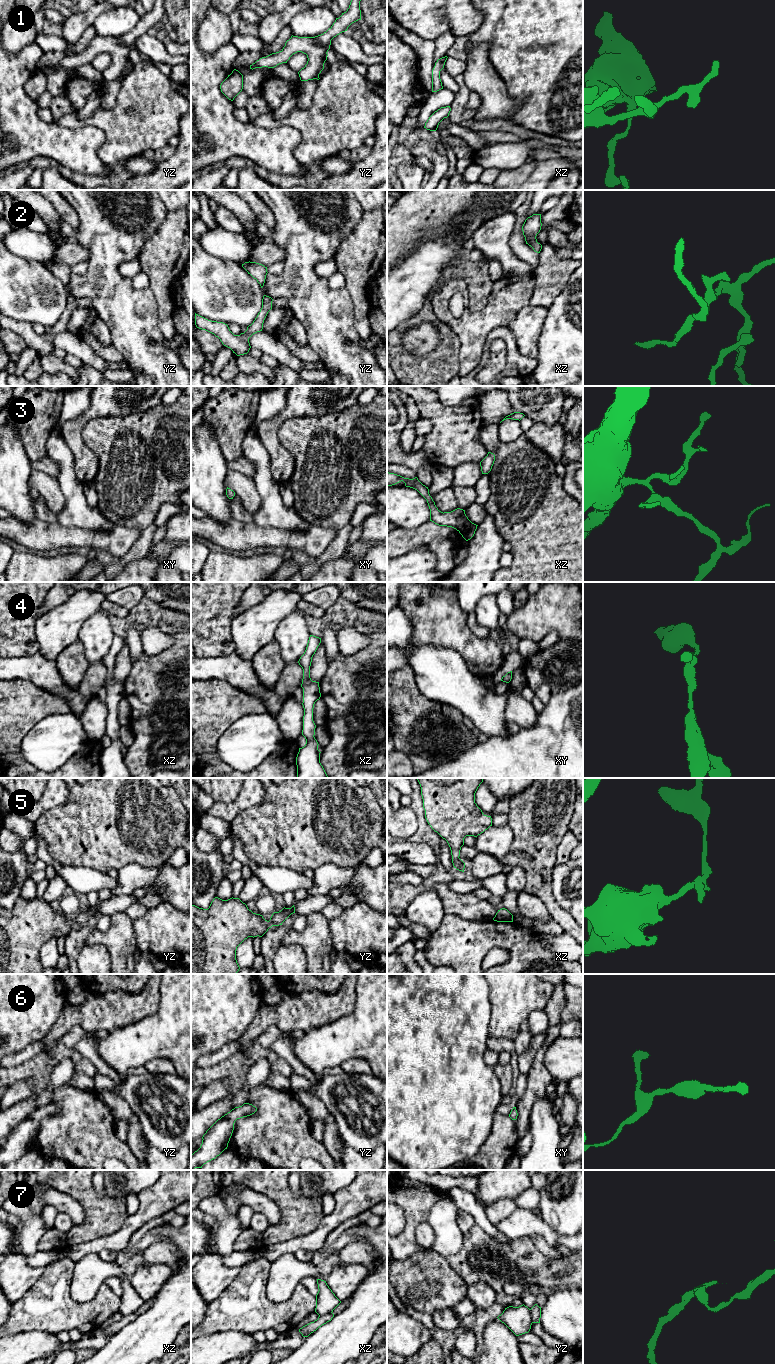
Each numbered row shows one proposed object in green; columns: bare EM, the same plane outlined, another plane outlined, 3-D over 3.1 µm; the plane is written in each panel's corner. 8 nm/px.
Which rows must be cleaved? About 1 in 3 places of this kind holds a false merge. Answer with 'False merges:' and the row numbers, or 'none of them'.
False merges: 7

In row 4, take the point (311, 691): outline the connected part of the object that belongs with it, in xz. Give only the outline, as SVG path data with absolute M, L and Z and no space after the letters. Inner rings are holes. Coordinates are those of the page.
M310 635L306 650L300 657L298 663L303 669L303 730L302 735L306 739L304 747L299 748L296 757L297 778L328 778L323 766L320 763L320 751L318 742L315 739L316 725L313 721L313 708L317 700L320 699L319 682L312 681L310 678L310 666L312 657L315 654L321 638Z

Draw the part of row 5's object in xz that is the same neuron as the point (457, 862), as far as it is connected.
M483 778L417 780L428 824L447 841L454 868L464 872L465 863L459 858L464 838L477 837L492 826L491 816L484 815L475 803L475 793Z

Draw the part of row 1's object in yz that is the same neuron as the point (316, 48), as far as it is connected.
M351 0L347 11L342 13L339 18L336 18L333 25L323 34L315 37L292 35L281 51L260 58L250 65L250 69L274 68L279 64L287 63L293 54L302 52L307 55L308 61L305 67L298 72L300 80L319 80L319 74L324 69L324 63L327 60L331 40L340 33L347 31L352 23L361 20L360 1Z

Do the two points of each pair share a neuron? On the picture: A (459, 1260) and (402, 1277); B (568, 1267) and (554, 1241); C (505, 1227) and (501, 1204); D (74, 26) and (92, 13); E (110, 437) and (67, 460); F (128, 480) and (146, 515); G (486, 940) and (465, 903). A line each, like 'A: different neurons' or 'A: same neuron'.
A: different neurons
B: different neurons
C: different neurons
D: same neuron
E: different neurons
F: same neuron
G: different neurons

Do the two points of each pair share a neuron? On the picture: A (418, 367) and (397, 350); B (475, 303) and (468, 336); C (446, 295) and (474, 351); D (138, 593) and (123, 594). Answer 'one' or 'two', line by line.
A: one
B: two
C: one
D: one

